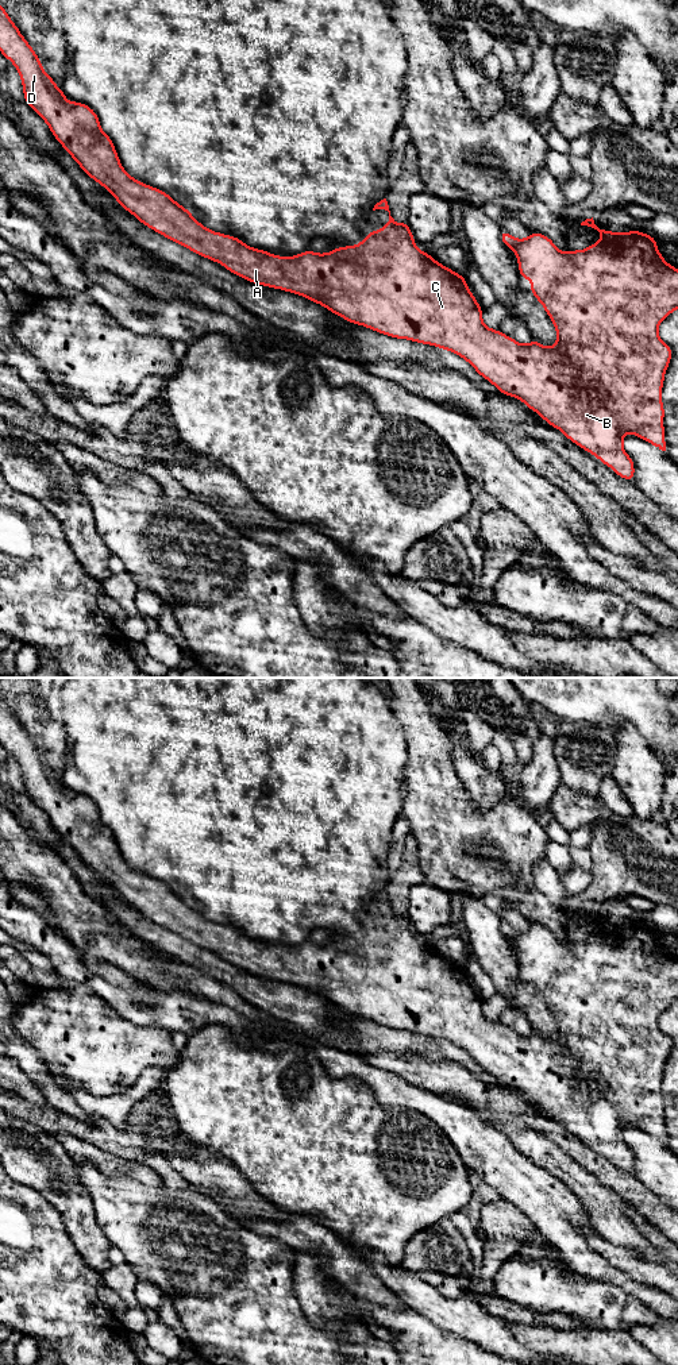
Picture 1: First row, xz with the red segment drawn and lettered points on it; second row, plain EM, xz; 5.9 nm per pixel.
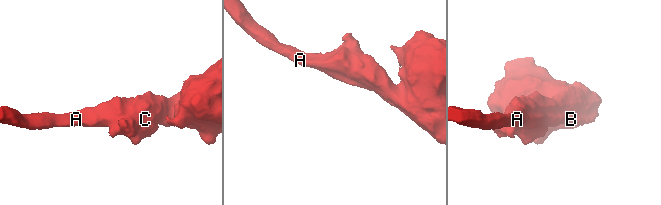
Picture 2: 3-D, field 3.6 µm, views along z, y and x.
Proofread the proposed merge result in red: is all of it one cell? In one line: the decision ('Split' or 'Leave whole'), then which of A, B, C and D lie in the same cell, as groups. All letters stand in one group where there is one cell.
Leave whole. Groups: A B C D

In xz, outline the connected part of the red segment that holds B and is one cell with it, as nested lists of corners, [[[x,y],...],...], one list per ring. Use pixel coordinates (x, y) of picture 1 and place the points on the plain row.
[[[1,695],[0,744],[12,753],[20,766],[24,793],[45,811],[54,829],[80,856],[81,861],[104,878],[127,903],[153,922],[223,956],[228,963],[253,975],[304,987],[348,1014],[363,1017],[390,1029],[435,1037],[462,1048],[501,1086],[524,1094],[552,1119],[562,1122],[570,1133],[596,1146],[620,1169],[633,1173],[635,1168],[633,1152],[623,1140],[627,1123],[666,1142],[664,1099],[660,1087],[673,1041],[659,1029],[658,1019],[670,1005],[678,1000],[678,960],[663,951],[658,942],[656,929],[636,921],[629,924],[606,922],[598,918],[592,909],[582,913],[581,917],[590,918],[604,929],[585,941],[563,944],[543,925],[531,924],[525,930],[516,930],[501,921],[501,933],[516,945],[520,969],[529,969],[529,983],[543,996],[556,1019],[556,1036],[552,1038],[544,1038],[535,1030],[529,1036],[521,1036],[484,1015],[482,999],[467,979],[465,968],[419,941],[408,913],[398,915],[394,913],[386,890],[377,894],[373,902],[388,902],[389,914],[378,922],[370,922],[359,936],[336,938],[324,945],[307,941],[289,949],[250,938],[239,929],[208,921],[167,884],[132,869],[122,857],[113,833],[101,821],[96,803],[82,794],[74,791],[68,794],[62,780],[43,761],[41,751]]]

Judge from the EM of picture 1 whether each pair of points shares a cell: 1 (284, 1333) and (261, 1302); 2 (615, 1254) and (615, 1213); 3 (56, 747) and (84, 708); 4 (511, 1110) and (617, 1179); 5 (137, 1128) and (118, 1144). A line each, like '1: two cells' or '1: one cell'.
1: one cell
2: two cells
3: two cells
4: one cell
5: one cell

